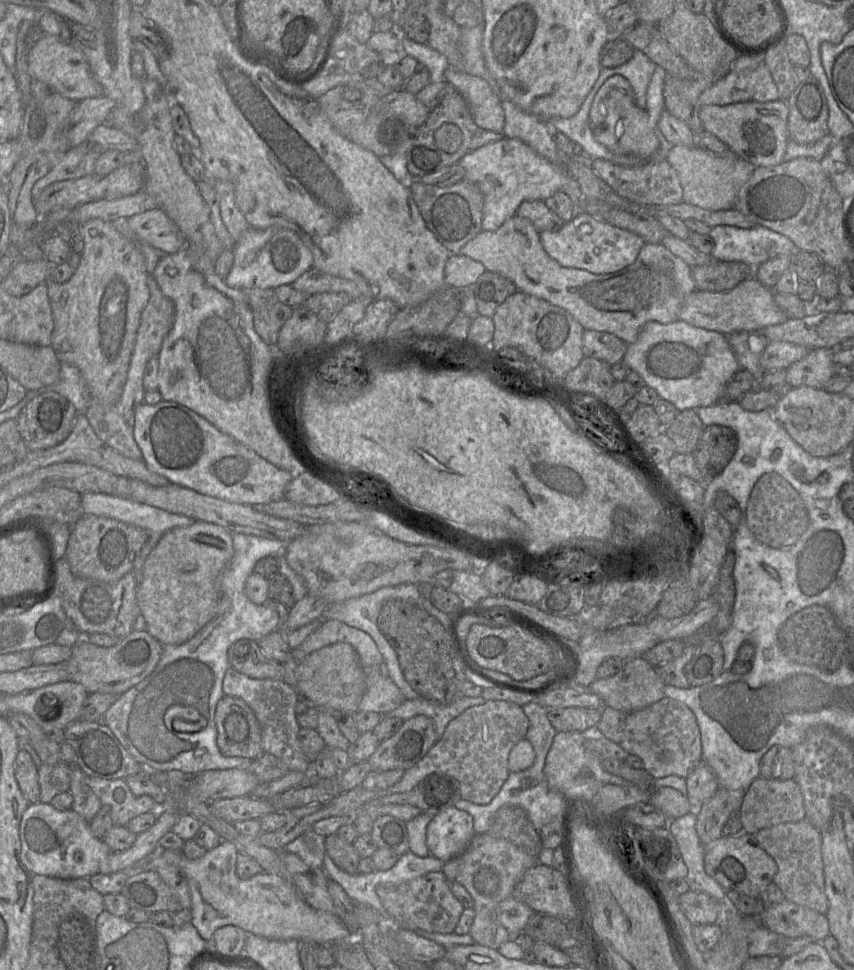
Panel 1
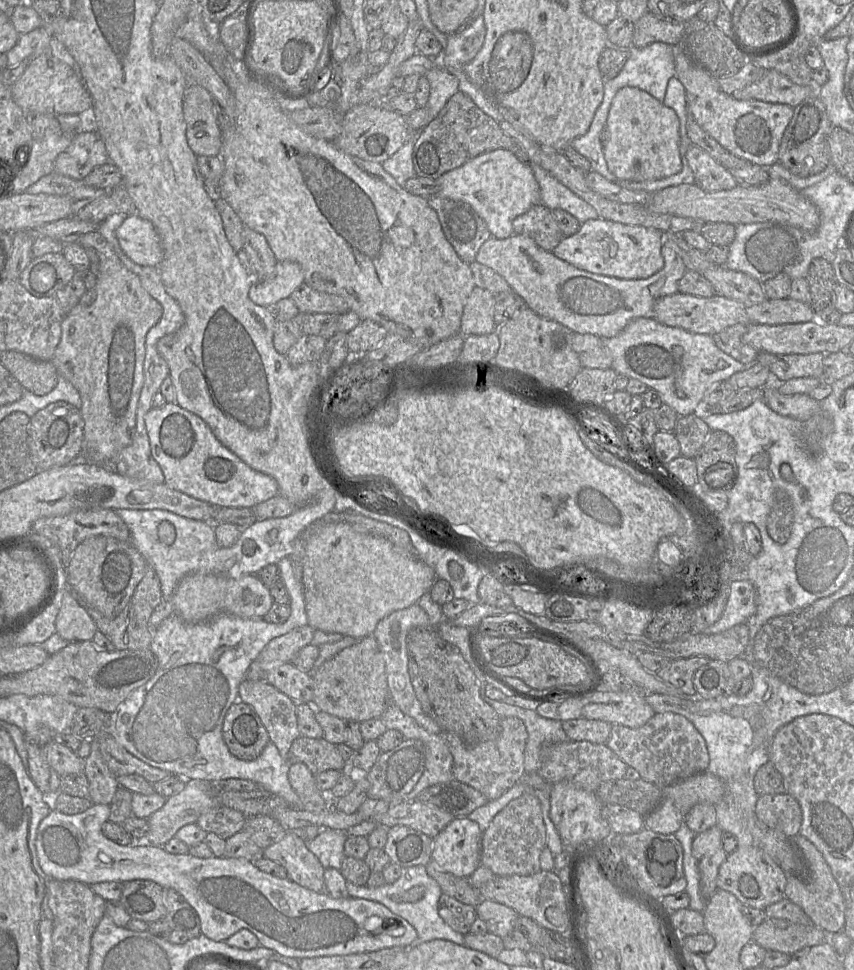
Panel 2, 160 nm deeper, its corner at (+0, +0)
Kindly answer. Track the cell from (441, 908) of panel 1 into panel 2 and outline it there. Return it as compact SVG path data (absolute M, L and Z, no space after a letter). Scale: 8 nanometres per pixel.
M442 894L438 900L438 914L447 925L462 935L469 933L477 918L475 907L463 904L446 894Z

